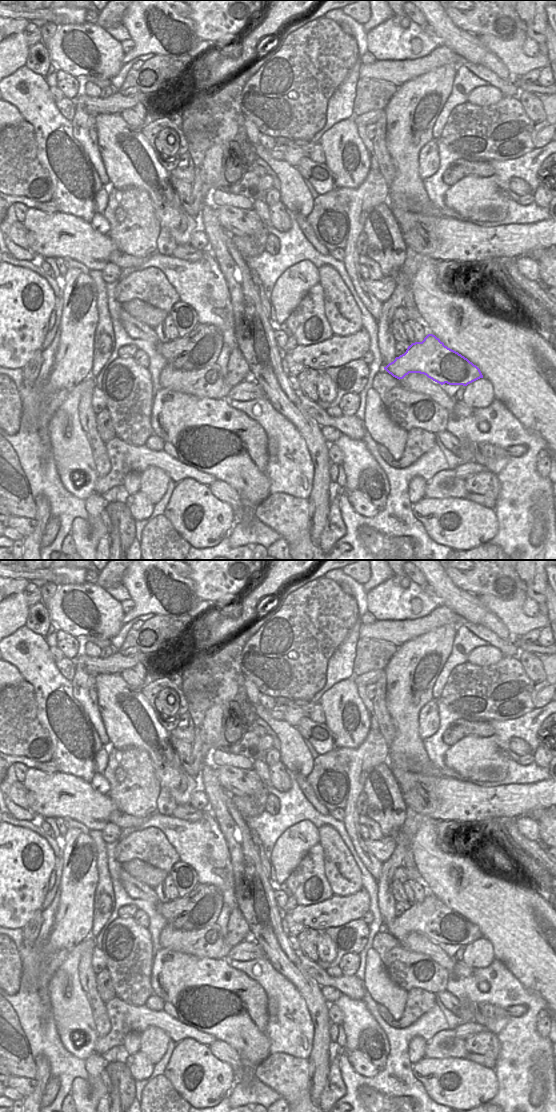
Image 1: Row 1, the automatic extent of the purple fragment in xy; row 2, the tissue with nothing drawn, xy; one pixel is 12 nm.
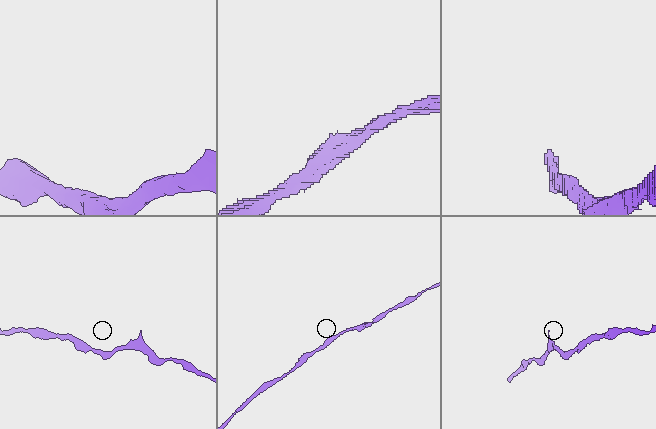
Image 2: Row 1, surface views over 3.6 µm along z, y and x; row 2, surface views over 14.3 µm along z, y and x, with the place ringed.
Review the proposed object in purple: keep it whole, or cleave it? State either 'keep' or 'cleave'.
keep

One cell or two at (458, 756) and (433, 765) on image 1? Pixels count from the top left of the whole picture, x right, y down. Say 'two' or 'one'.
two

